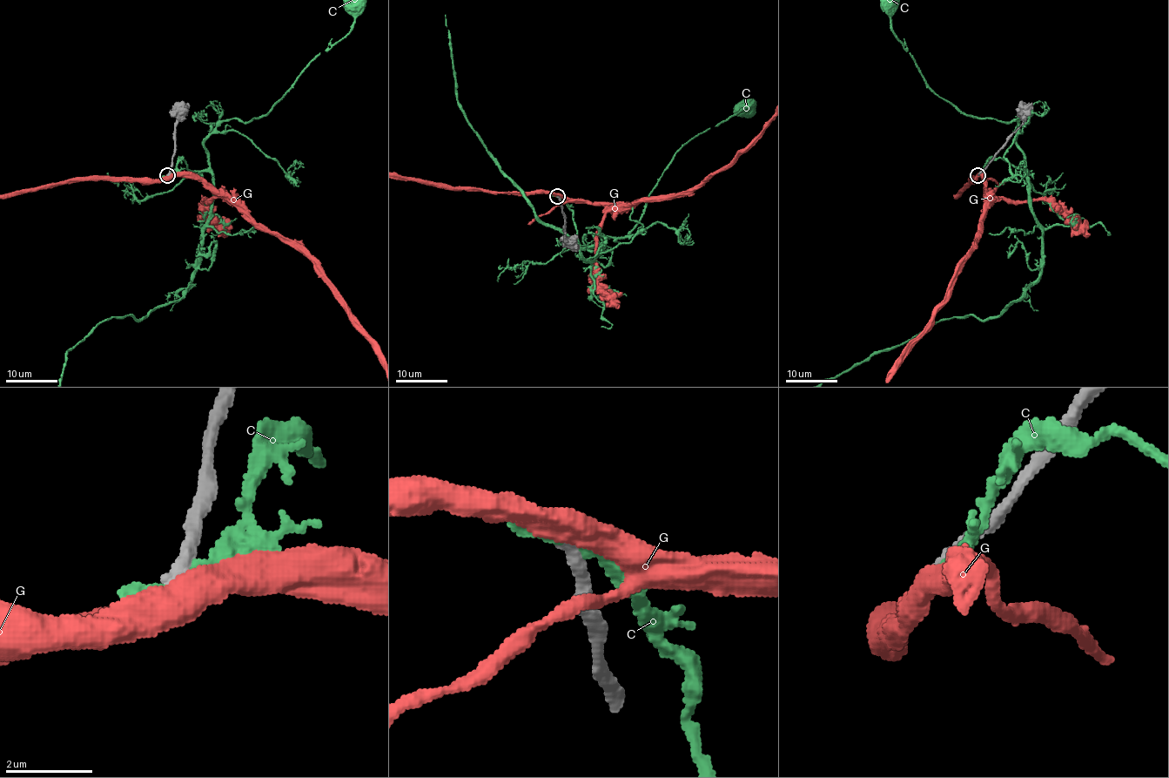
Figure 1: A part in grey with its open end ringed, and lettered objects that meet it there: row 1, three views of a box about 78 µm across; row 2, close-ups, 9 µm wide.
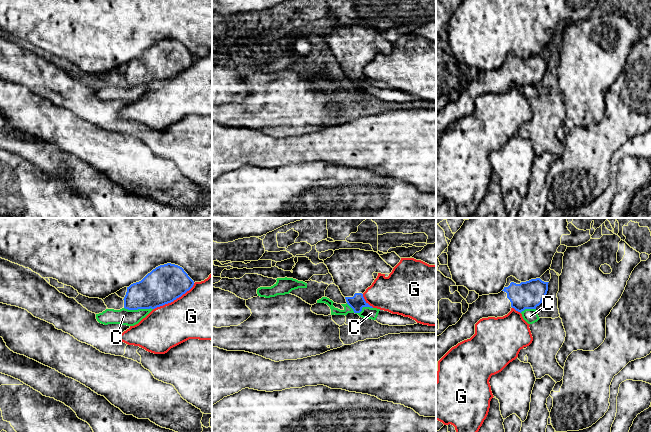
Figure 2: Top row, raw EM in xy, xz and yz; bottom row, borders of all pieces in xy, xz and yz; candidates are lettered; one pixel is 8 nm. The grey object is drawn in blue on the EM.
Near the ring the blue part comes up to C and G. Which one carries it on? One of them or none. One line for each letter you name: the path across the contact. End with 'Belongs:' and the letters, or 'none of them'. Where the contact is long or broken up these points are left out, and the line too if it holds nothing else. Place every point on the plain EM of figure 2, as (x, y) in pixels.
Belongs: none of them

